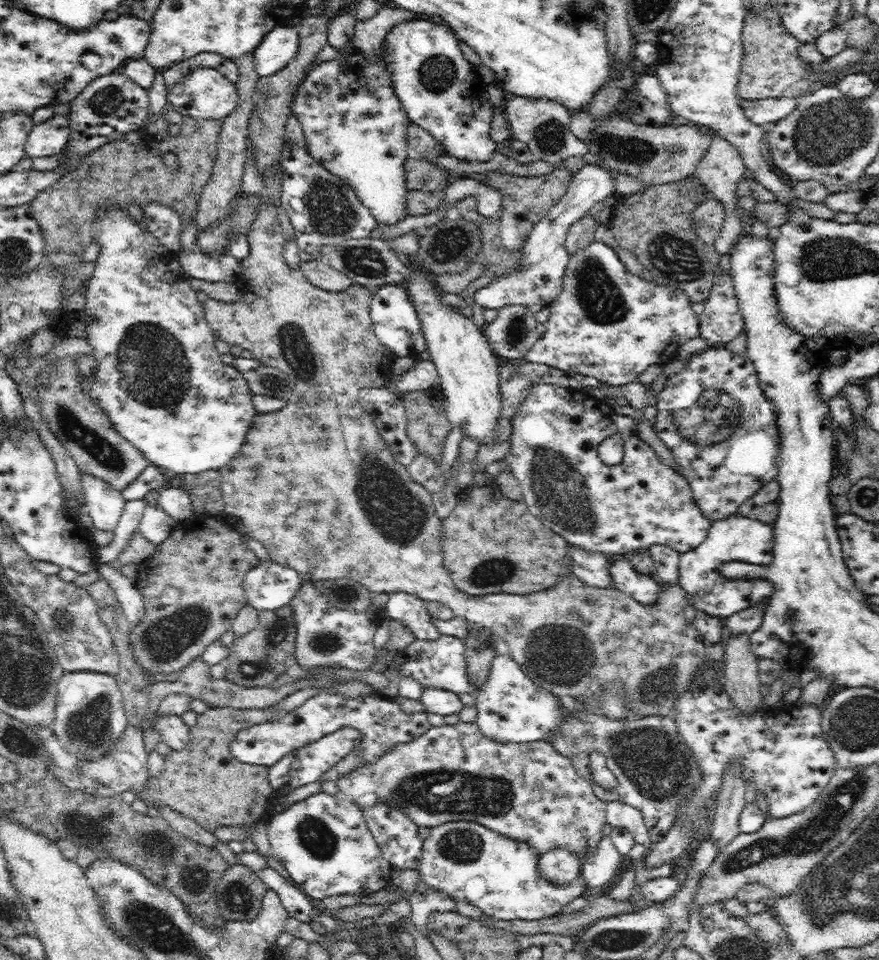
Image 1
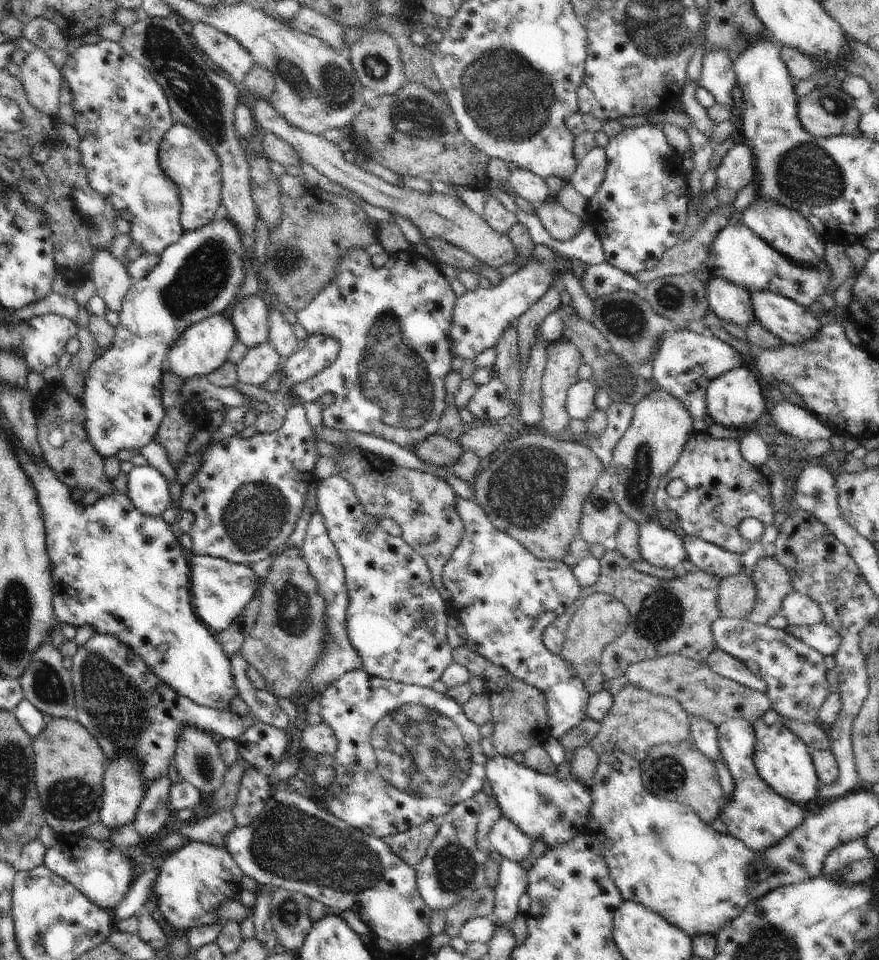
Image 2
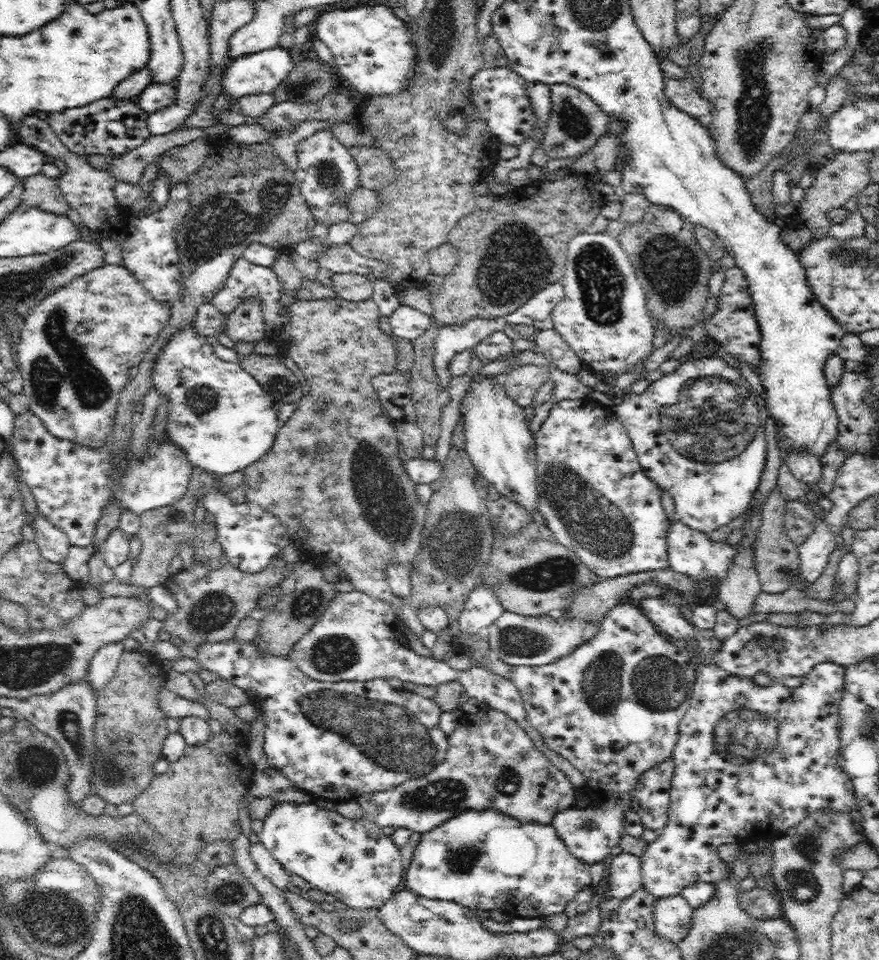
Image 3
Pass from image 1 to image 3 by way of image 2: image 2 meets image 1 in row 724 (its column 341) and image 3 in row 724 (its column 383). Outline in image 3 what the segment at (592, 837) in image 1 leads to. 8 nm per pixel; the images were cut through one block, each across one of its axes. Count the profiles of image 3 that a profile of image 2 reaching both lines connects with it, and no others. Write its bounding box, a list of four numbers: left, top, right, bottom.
[355,707,577,832]

